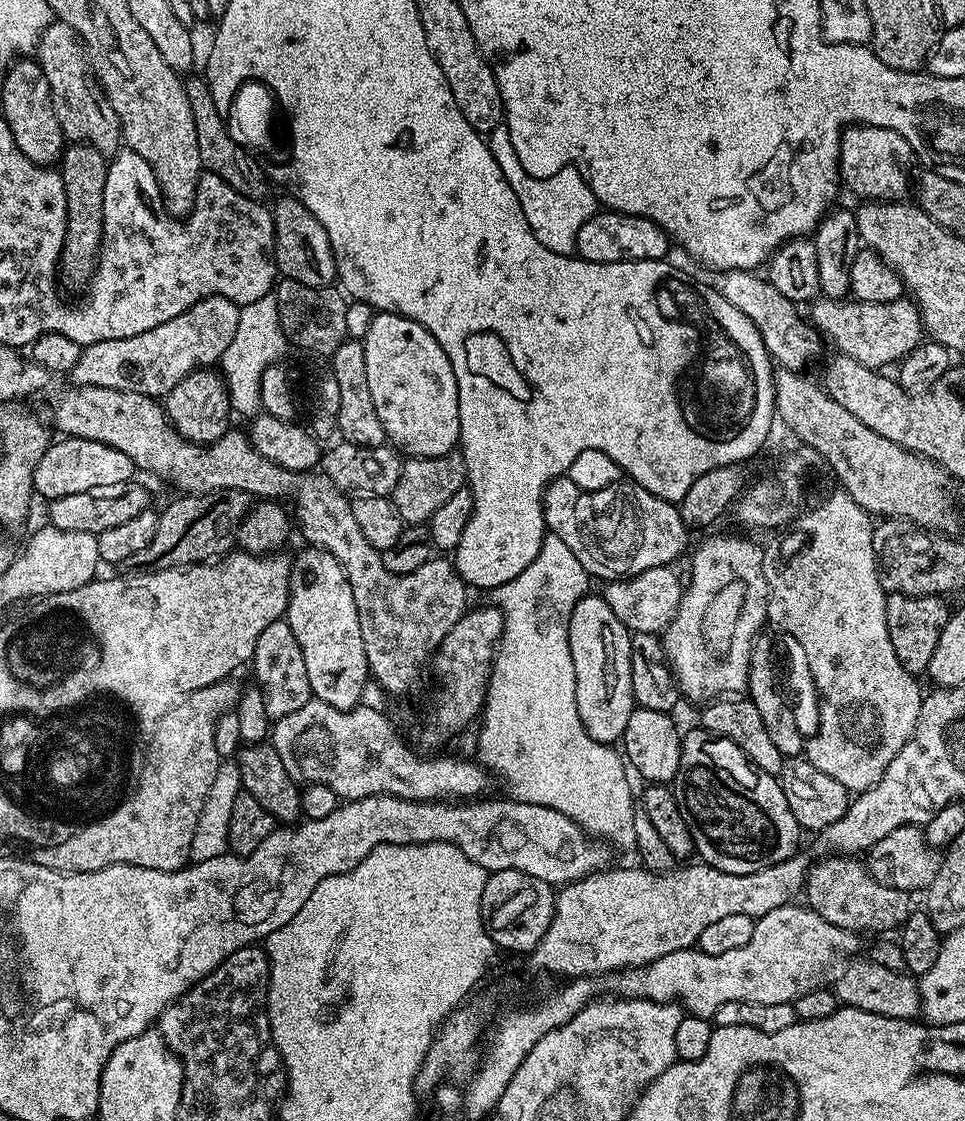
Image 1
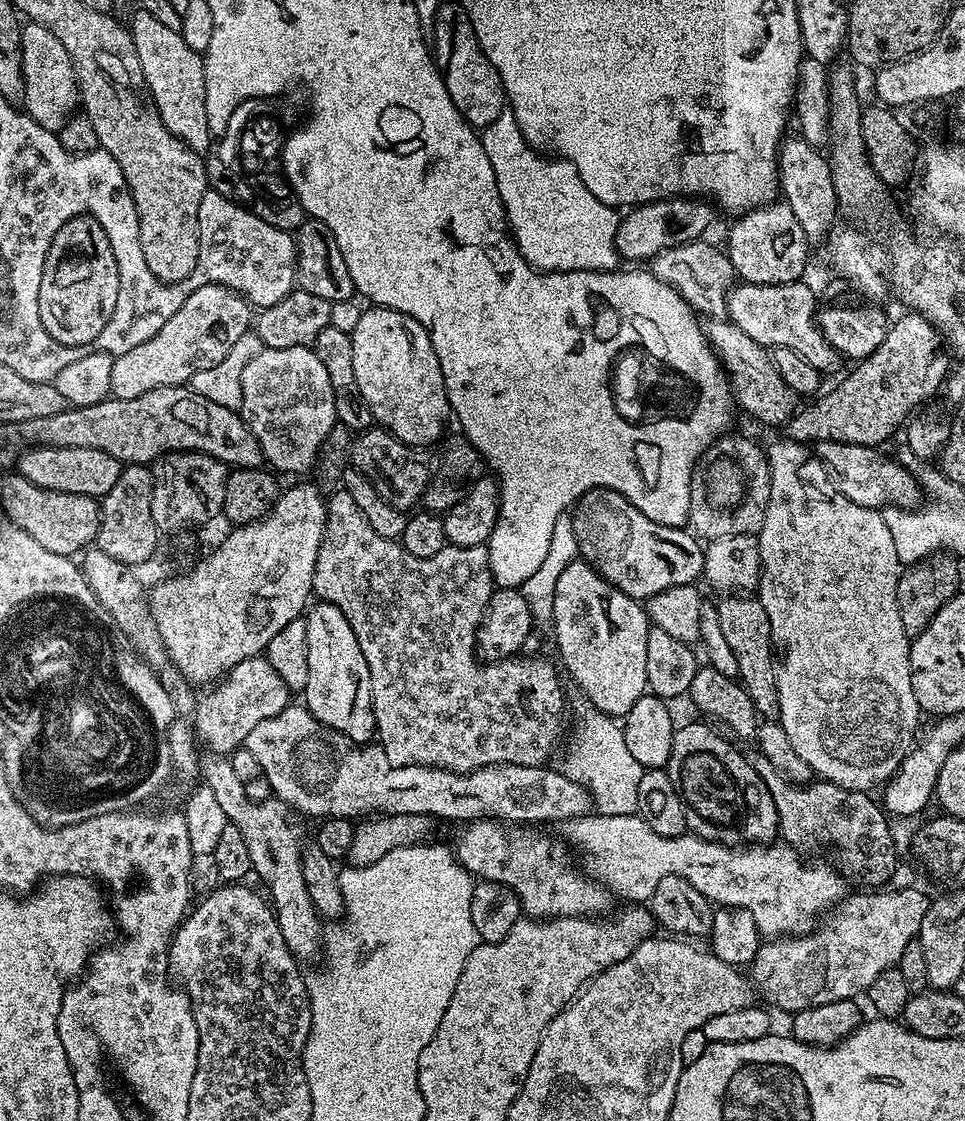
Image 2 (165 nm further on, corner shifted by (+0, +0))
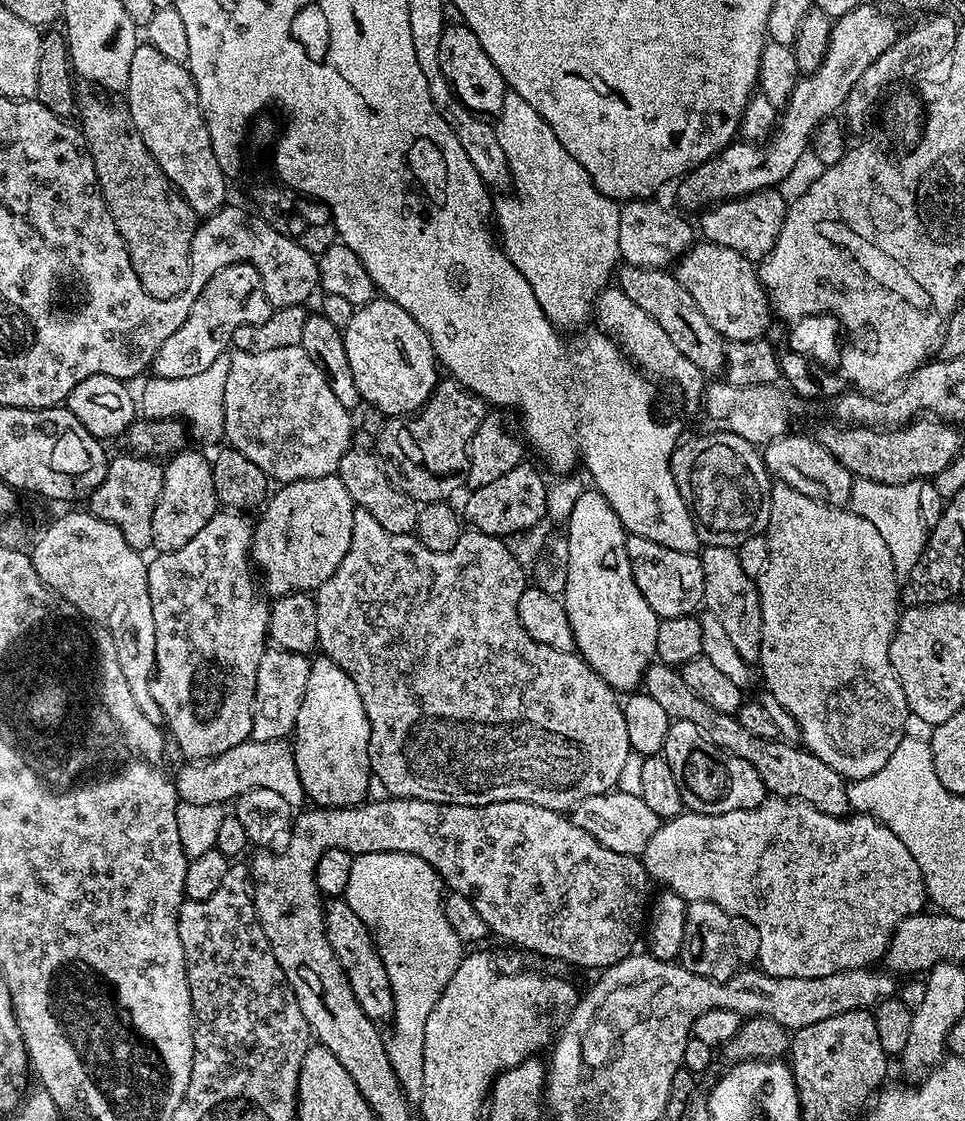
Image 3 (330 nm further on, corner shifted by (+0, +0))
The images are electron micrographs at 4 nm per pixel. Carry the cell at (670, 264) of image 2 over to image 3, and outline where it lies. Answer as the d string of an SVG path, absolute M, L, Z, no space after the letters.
M652 198L629 200L620 209L618 218L618 250L624 264L633 264L639 268L667 269L692 247L694 243L694 228L683 220L685 217L679 211L671 212L663 208Z

